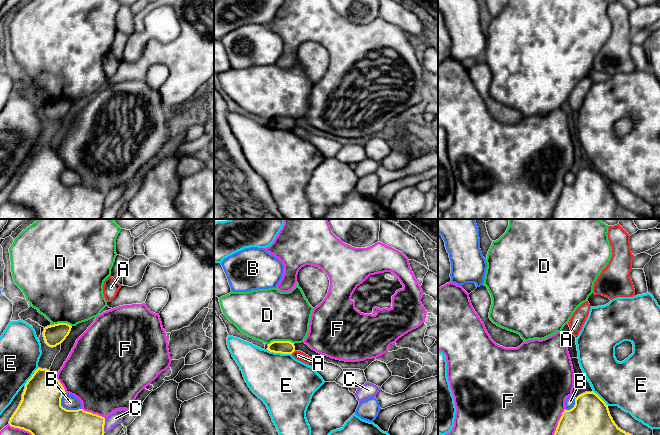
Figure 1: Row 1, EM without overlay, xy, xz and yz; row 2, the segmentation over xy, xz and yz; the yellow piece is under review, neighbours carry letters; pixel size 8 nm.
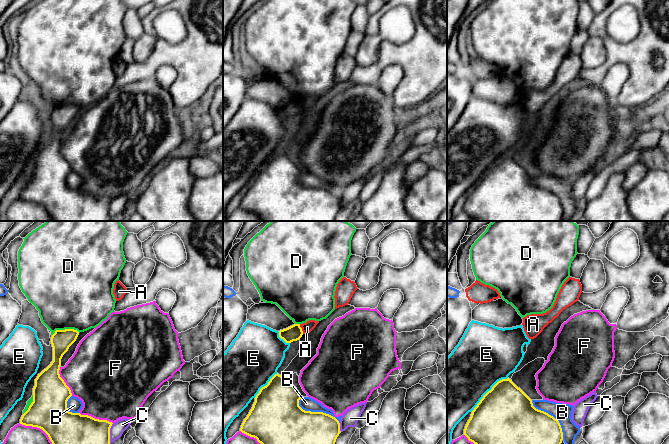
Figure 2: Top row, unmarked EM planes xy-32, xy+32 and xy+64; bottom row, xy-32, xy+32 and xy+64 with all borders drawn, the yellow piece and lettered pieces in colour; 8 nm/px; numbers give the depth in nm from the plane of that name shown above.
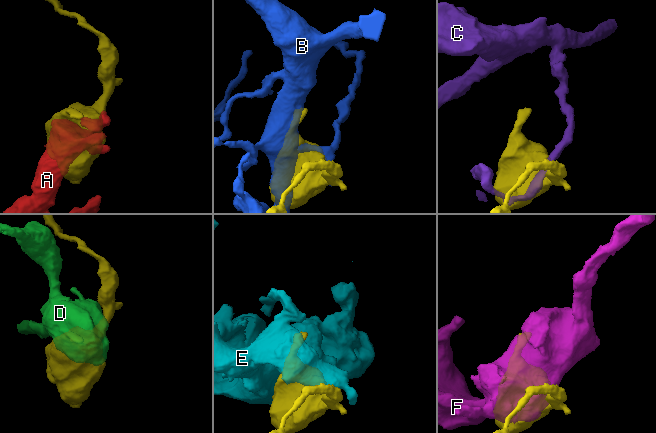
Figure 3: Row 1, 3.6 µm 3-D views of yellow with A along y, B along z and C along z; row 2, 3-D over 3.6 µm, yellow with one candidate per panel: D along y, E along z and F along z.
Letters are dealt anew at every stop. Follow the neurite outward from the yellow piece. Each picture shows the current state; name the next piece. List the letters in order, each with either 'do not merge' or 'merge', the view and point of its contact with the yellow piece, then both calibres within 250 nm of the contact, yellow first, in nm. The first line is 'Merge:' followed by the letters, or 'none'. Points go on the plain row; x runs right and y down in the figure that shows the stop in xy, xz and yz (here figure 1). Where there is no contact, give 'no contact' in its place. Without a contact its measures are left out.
Merge: none
A: do not merge | xz (292, 128) | 110/70 nm
B: do not merge | xy (66, 185) | 500/120 nm
C: do not merge | xy (104, 200) | 420/100 nm
D: do not merge | xz (281, 117) | 110/420 nm
E: do not merge | xz (279, 128) | 110/440 nm
F: do not merge | yz (557, 202) | 500/500 nm

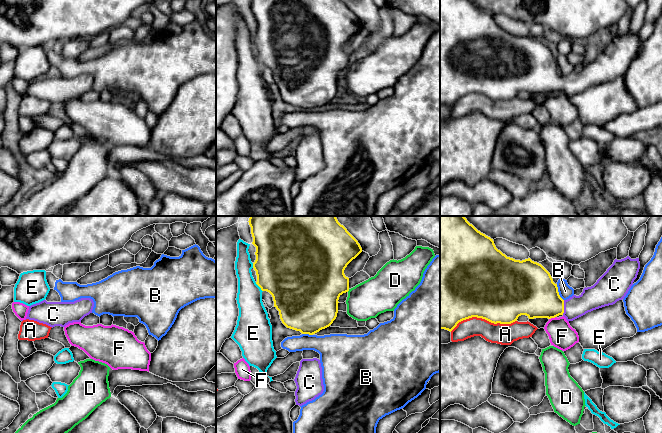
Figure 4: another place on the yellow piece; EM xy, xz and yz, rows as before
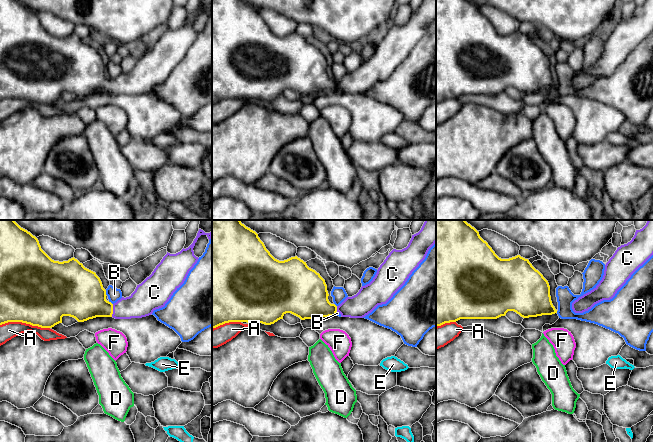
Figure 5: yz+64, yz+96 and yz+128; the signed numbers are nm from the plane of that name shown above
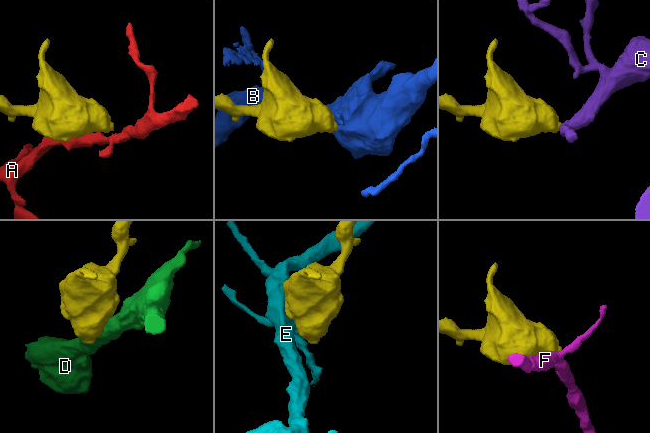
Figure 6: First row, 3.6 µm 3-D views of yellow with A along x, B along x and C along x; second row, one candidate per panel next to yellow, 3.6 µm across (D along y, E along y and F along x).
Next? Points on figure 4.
Merge: C
A: do not merge | yz (483, 94) | 500/180 nm
B: do not merge | yz (558, 68) | 420/110 nm
C: merge | yz (563, 83) | 360/190 nm
D: do not merge | xz (348, 66) | 420/300 nm
E: do not merge | xz (259, 62) | 460/220 nm
F: do not merge | yz (552, 93) | 380/200 nm

